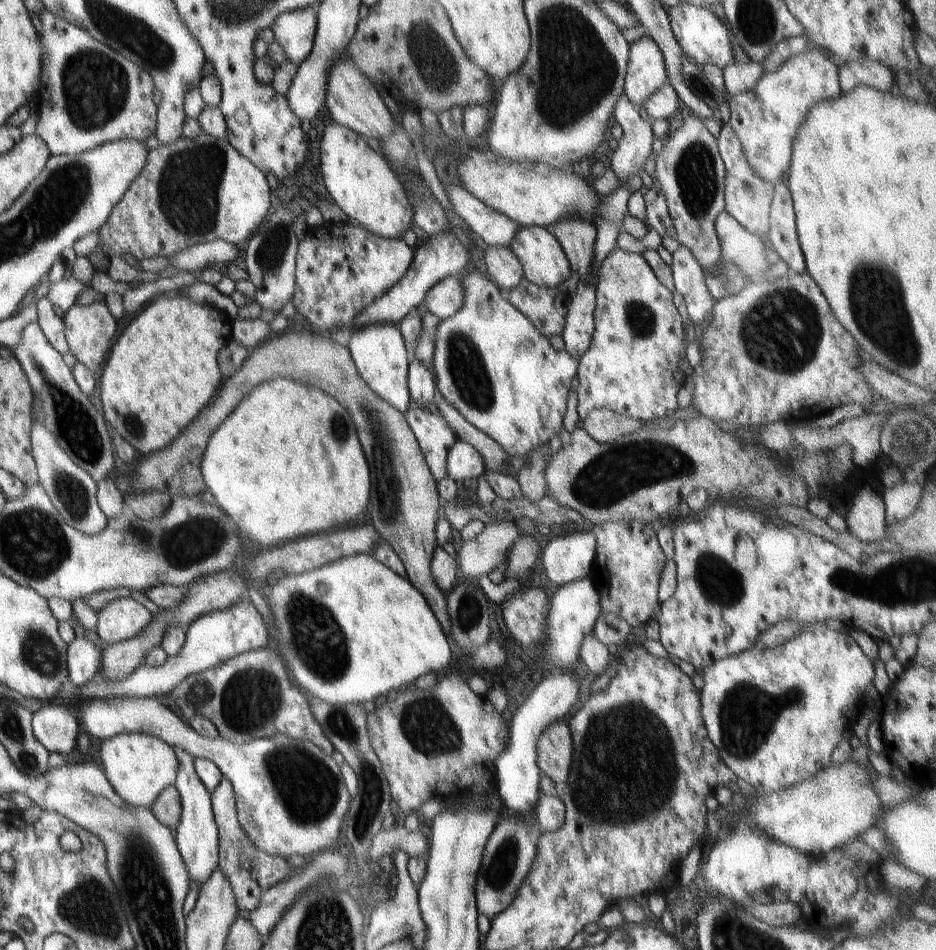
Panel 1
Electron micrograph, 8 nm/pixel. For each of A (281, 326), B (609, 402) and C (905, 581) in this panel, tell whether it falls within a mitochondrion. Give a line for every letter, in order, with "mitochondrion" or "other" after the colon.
A: other
B: other
C: mitochondrion

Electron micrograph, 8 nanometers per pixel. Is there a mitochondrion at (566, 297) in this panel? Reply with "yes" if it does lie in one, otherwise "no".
no

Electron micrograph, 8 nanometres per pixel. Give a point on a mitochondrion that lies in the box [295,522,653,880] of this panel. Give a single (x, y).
(339, 723)

